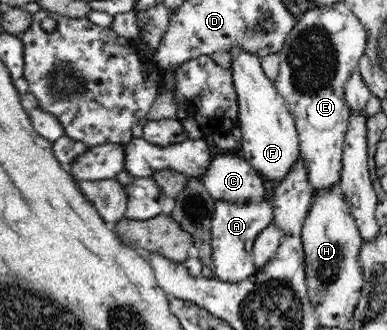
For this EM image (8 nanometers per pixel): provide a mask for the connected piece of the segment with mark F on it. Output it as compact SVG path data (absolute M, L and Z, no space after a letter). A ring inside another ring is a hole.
M231 51L231 57L233 57L233 61L230 70L236 88L242 133L239 154L253 166L254 171L259 171L267 181L275 183L275 181L285 180L300 156L298 129L294 117L287 107L285 98L277 91L274 80L267 77L263 71L259 56L248 55L246 51Z

